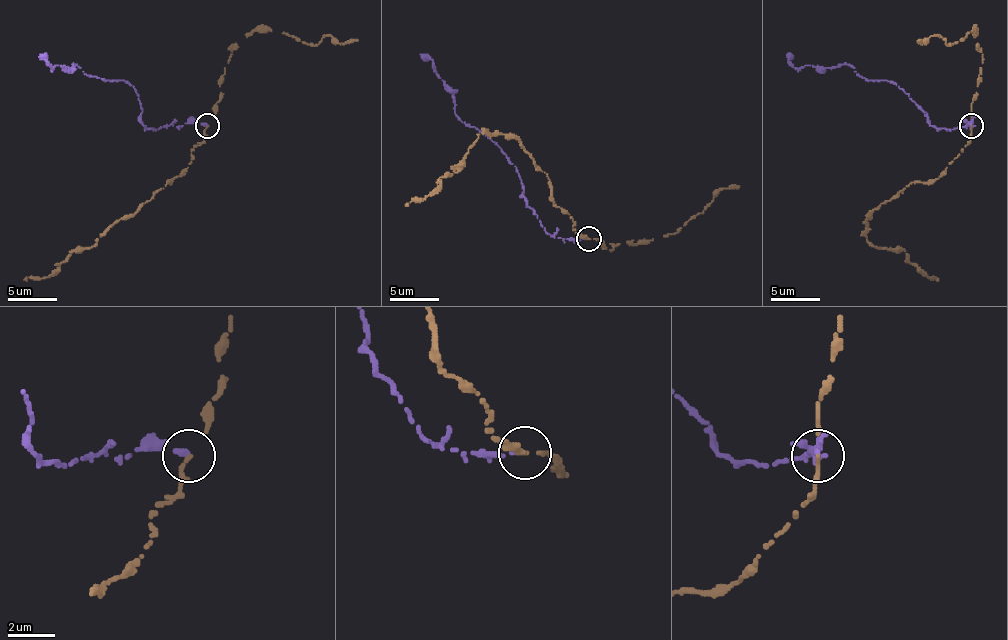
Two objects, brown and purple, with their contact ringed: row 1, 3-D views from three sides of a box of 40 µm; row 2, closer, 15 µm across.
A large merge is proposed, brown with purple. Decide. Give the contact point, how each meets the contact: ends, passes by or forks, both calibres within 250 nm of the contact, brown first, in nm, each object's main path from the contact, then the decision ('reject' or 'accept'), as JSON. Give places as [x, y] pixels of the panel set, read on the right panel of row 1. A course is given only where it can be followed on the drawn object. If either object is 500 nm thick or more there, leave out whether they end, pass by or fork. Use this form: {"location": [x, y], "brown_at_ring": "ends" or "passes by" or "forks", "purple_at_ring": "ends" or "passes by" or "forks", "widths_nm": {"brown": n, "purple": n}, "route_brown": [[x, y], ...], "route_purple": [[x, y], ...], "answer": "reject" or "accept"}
{"location": [971, 125], "brown_at_ring": "passes by", "purple_at_ring": "ends", "widths_nm": {"brown": 120, "purple": 200}, "route_brown": [[972, 126], [969, 141], [935, 180], [910, 183], [866, 217], [866, 239], [903, 249], [937, 279]], "route_purple": [[972, 126], [937, 129], [893, 82], [859, 77], [846, 65], [795, 67], [790, 55]], "answer": "reject"}

